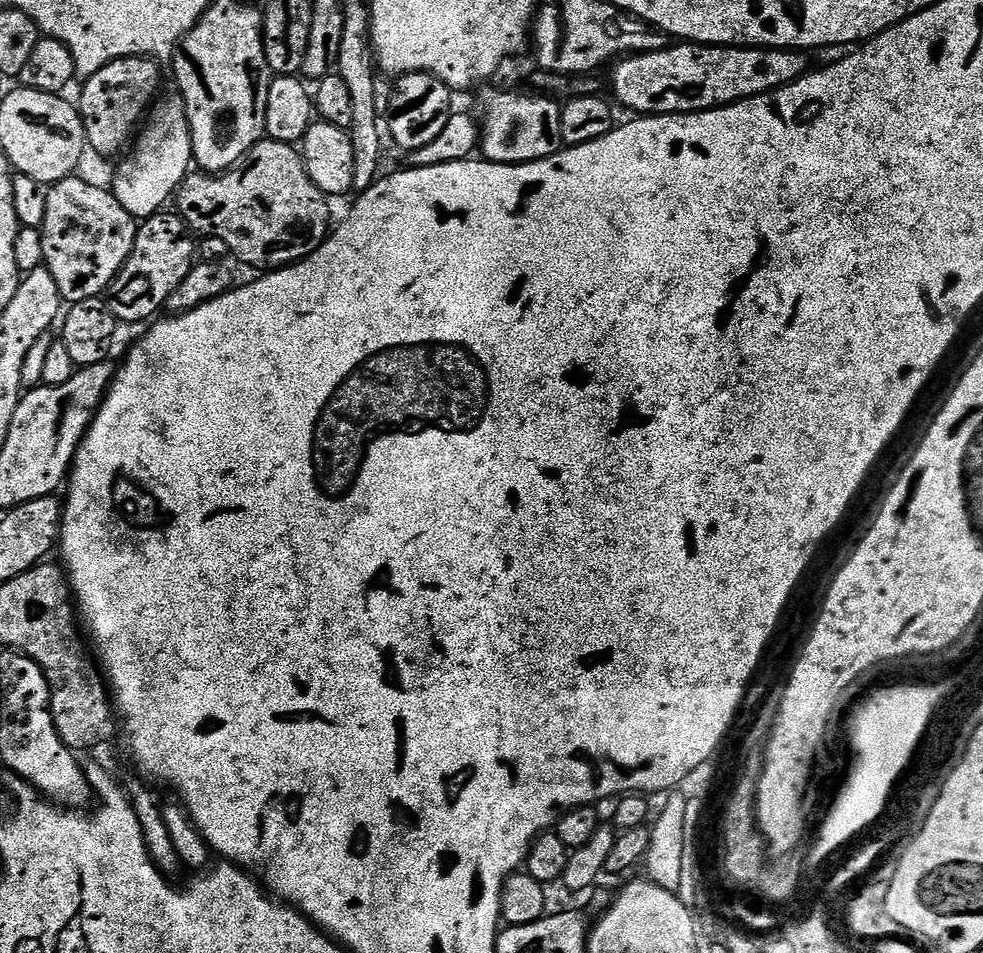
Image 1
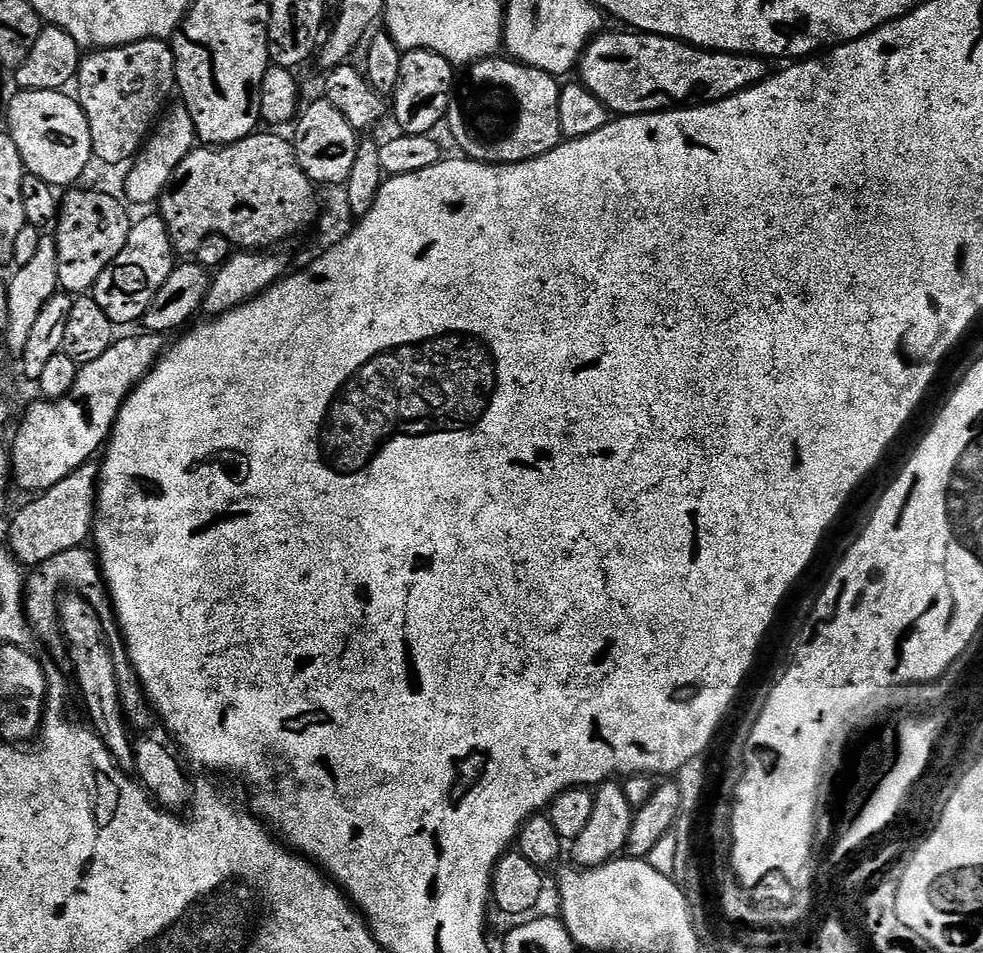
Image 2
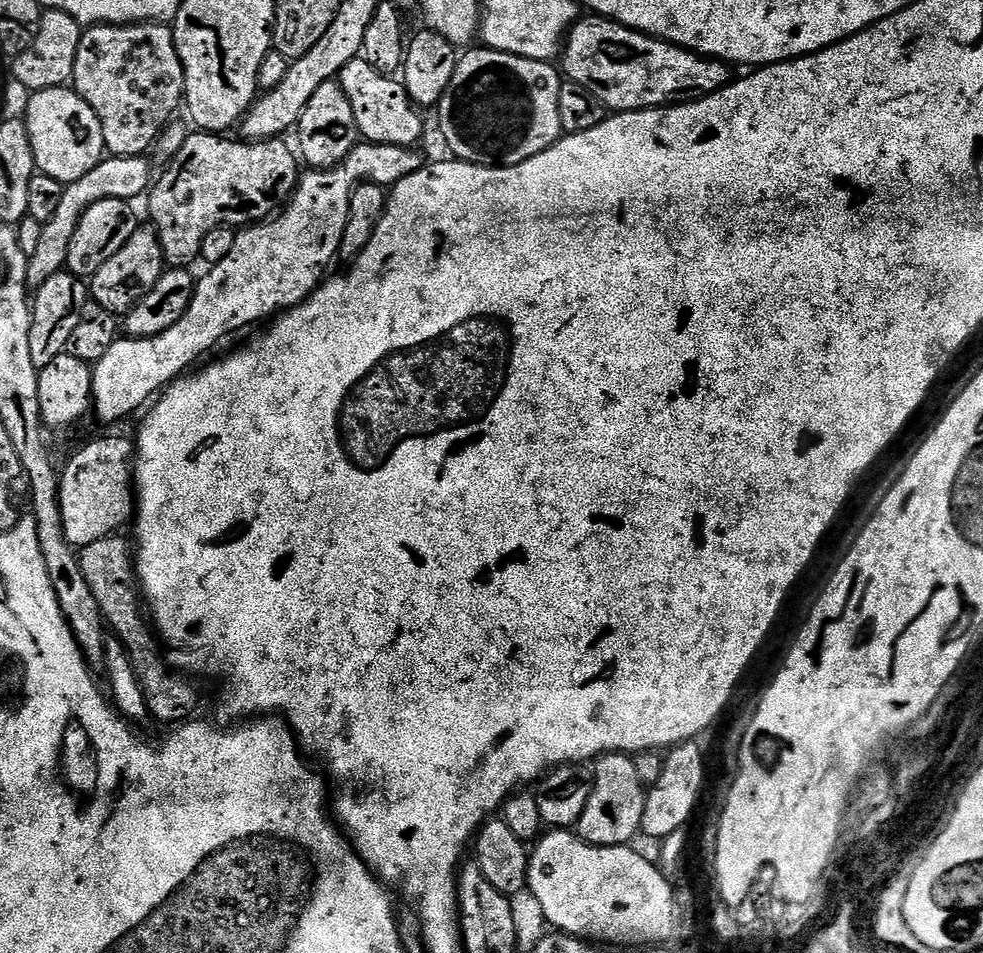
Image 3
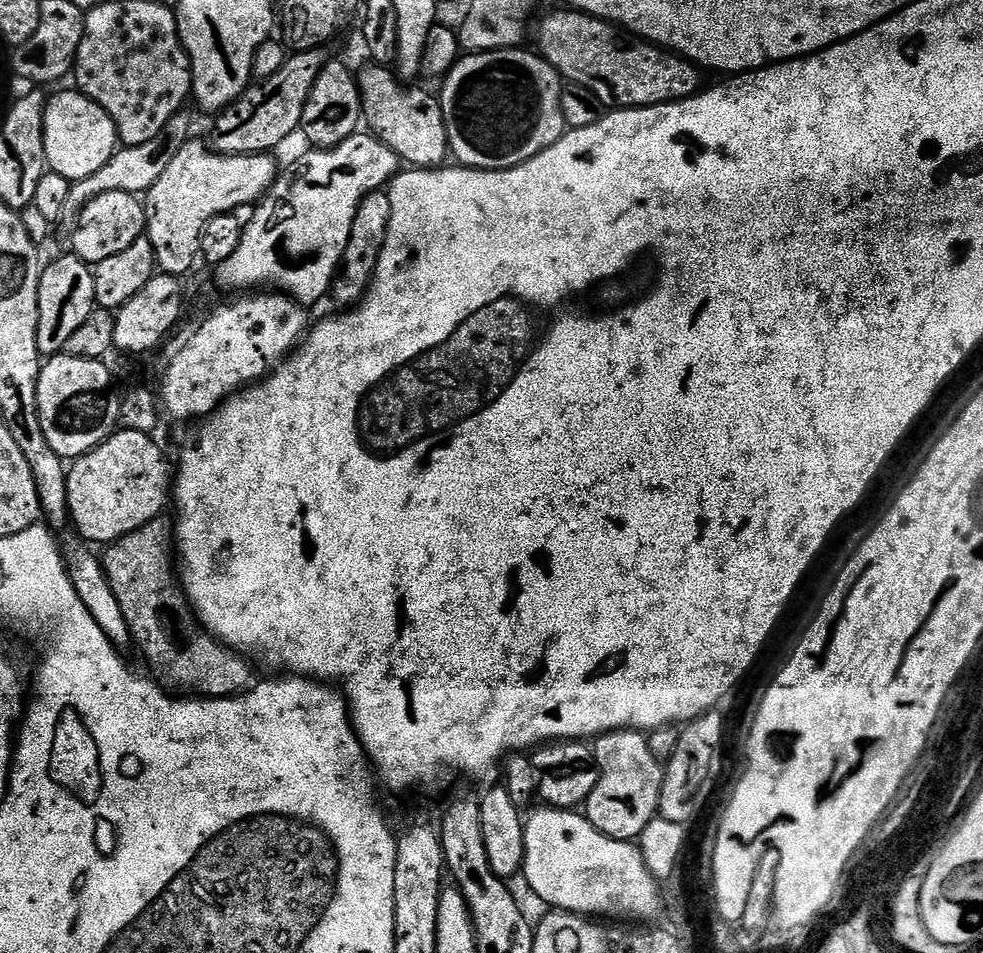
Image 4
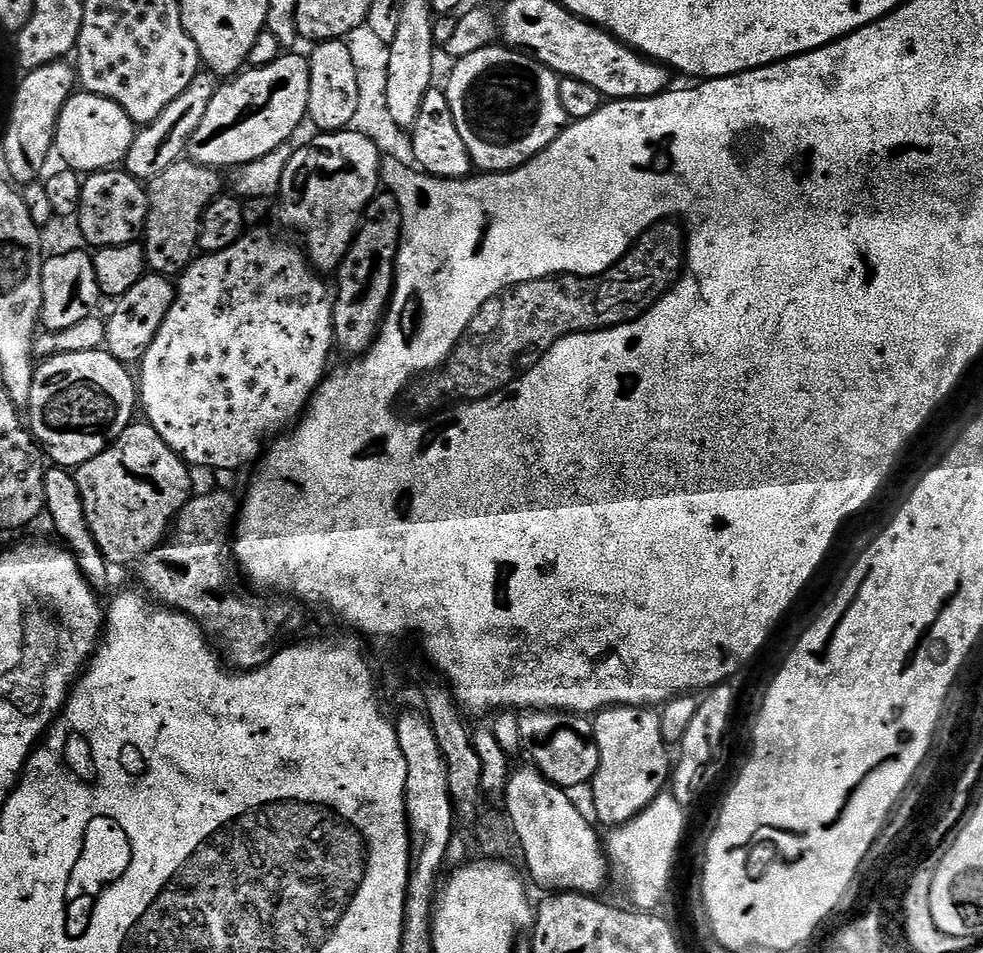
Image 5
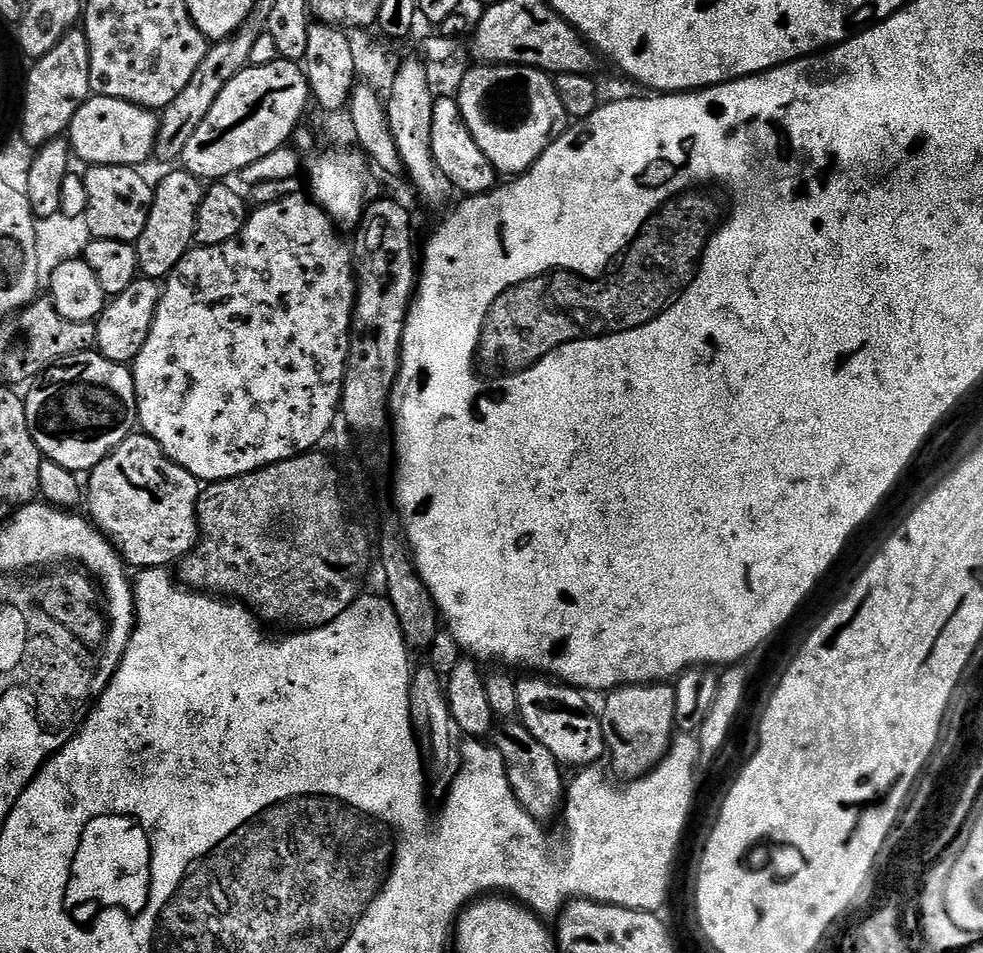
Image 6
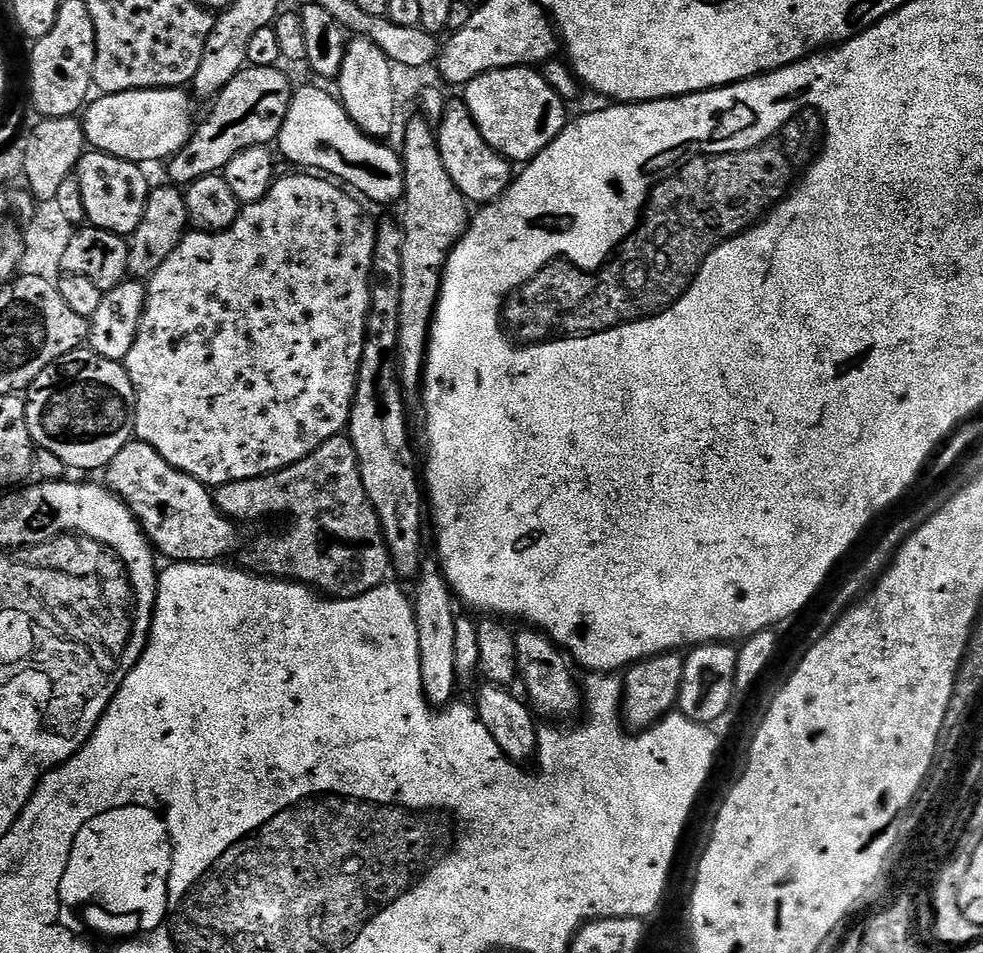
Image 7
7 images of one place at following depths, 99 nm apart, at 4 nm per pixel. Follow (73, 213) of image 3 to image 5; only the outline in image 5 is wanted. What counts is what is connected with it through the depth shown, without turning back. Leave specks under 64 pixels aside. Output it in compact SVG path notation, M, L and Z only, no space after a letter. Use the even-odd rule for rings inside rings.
M211 74L196 76L194 82L190 82L190 86L186 86L186 90L182 90L182 94L178 94L178 98L174 98L174 102L170 102L170 106L166 106L166 110L158 114L158 118L154 118L154 122L143 125L137 131L128 157L123 162L123 167L133 178L141 182L151 182L158 178L158 174L162 174L162 170L175 164L187 153L190 138L202 123L202 117L210 107L210 98L214 98L217 87L217 77Z

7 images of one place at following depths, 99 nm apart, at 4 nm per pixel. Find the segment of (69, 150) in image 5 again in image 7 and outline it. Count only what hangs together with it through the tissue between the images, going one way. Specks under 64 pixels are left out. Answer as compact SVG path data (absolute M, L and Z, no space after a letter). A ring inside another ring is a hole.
M147 88L97 95L82 116L87 147L141 166L147 165L147 160L167 161L192 139L191 99L193 97L184 88Z

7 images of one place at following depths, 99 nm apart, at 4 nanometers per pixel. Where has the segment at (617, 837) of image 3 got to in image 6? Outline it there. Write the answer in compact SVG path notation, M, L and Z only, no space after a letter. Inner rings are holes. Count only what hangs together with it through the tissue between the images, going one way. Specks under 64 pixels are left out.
M671 683L625 684L607 693L604 712L599 713L607 751L612 752L611 771L624 778L639 778L652 771L668 752L674 736L674 698L676 689Z

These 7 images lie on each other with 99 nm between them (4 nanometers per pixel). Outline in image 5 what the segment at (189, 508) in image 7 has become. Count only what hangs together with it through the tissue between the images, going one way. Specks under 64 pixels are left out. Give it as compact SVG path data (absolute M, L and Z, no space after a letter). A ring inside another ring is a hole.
M146 422L129 424L119 438L111 441L106 450L102 450L102 454L90 458L90 462L75 469L74 477L81 492L90 534L109 565L135 565L164 543L176 515L184 509L184 504L193 495L191 474L193 475L189 465L180 459L179 454L172 452L170 446L162 442L158 430L154 430Z

